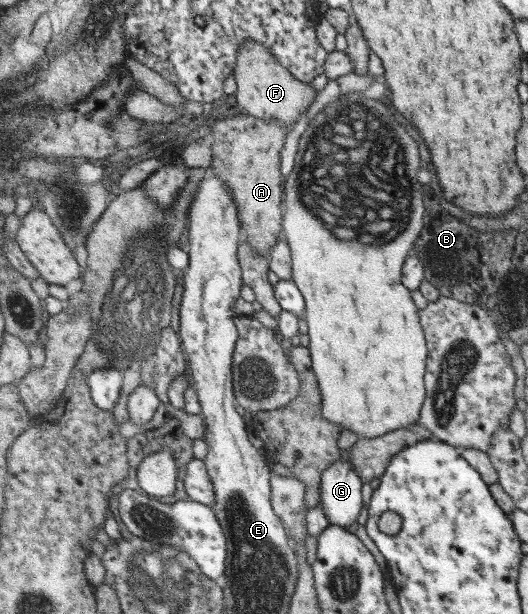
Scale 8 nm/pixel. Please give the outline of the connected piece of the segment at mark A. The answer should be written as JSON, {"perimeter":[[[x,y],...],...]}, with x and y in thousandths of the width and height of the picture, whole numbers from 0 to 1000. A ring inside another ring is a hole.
{"perimeter":[[[453,179],[451,187],[409,197],[402,218],[402,269],[394,277],[417,285],[447,324],[458,378],[487,412],[508,415],[536,383],[540,292],[530,277],[530,251],[542,235],[545,205],[523,194],[496,195]]]}

